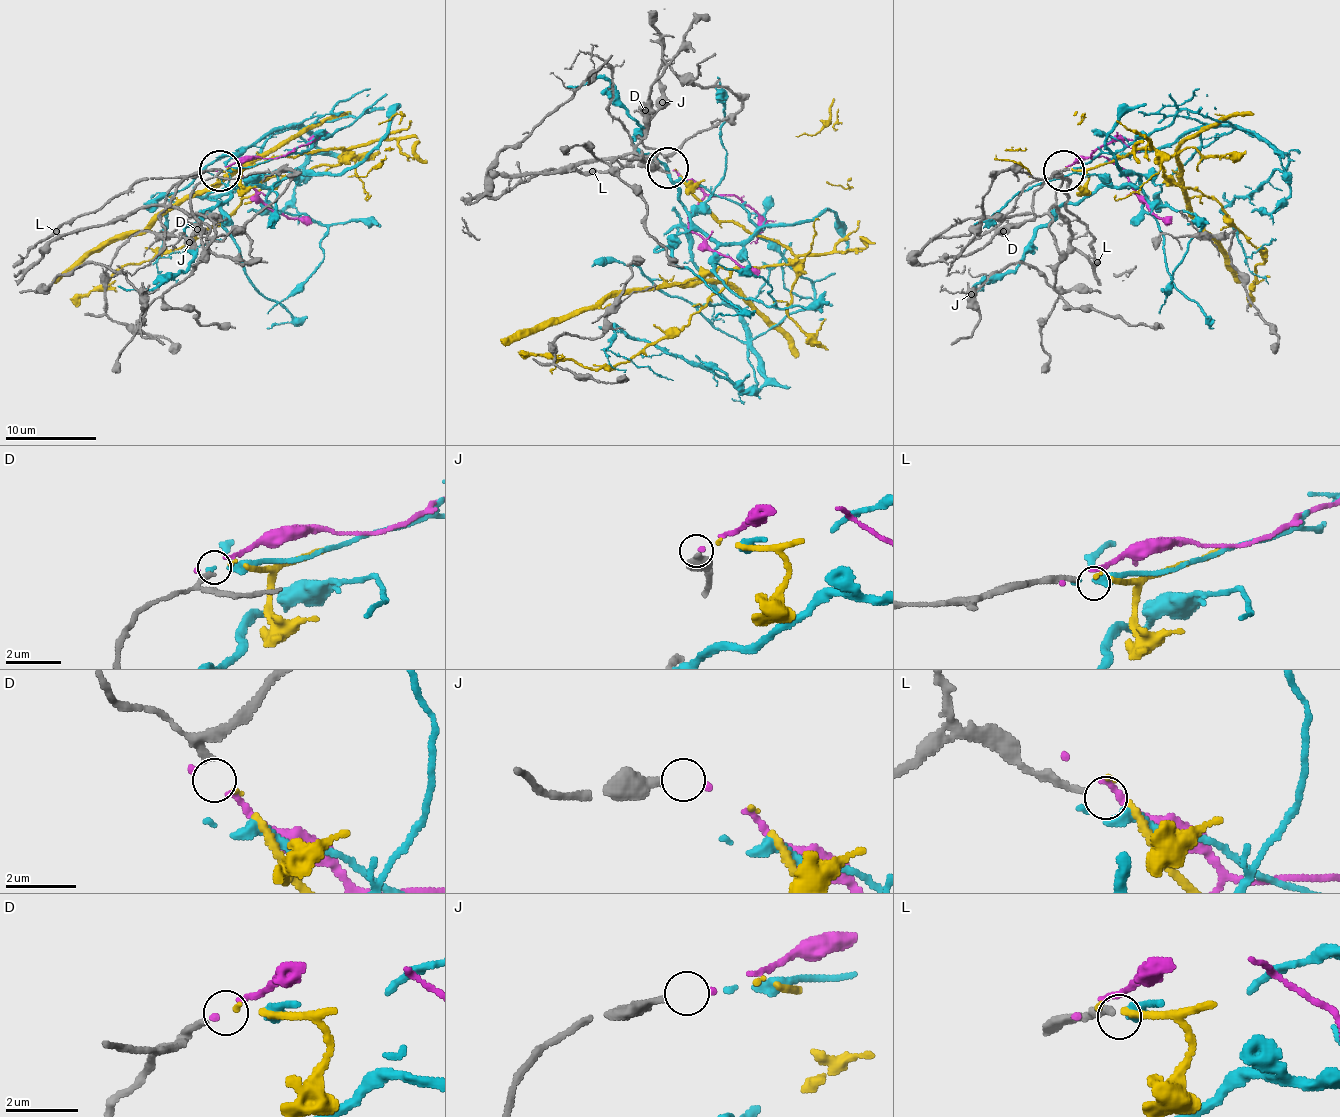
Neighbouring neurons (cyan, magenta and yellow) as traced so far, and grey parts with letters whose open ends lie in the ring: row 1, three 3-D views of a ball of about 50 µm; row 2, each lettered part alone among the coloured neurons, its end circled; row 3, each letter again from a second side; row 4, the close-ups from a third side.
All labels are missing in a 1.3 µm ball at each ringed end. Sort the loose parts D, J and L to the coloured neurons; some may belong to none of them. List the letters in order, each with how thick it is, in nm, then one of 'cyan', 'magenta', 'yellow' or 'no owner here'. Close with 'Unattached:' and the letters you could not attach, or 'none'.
D: calibre 150 nm; yellow
J: calibre 320 nm; magenta
L: calibre 190 nm; no owner here
Unattached: L

